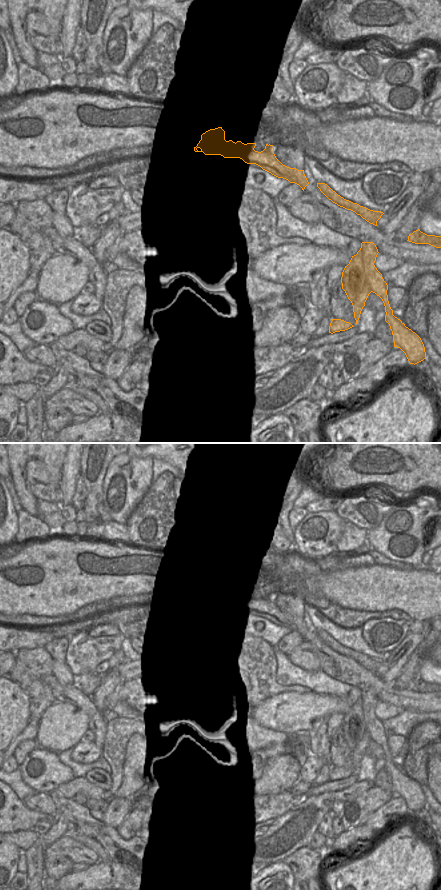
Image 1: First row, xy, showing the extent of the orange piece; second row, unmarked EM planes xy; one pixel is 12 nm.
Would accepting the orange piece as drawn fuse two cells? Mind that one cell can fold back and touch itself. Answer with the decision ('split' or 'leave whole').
split

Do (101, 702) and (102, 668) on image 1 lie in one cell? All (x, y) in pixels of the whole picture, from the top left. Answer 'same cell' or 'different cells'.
different cells

